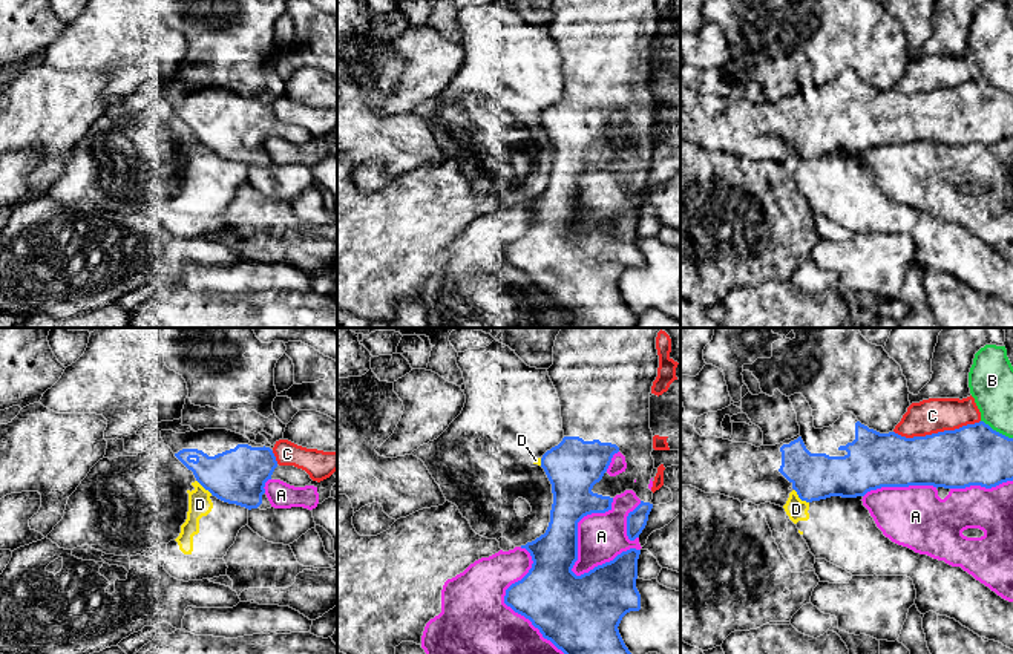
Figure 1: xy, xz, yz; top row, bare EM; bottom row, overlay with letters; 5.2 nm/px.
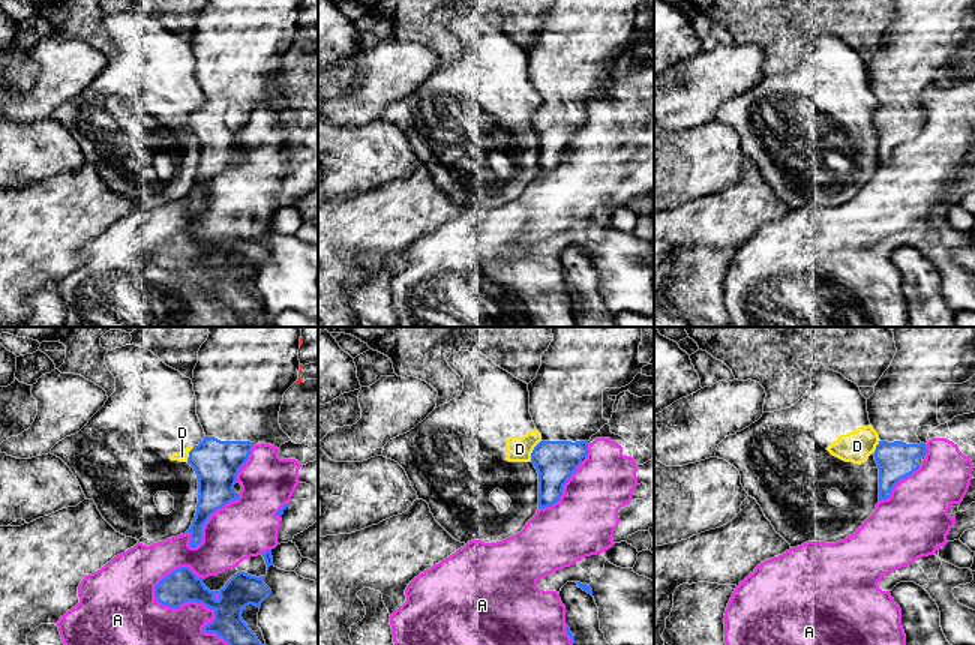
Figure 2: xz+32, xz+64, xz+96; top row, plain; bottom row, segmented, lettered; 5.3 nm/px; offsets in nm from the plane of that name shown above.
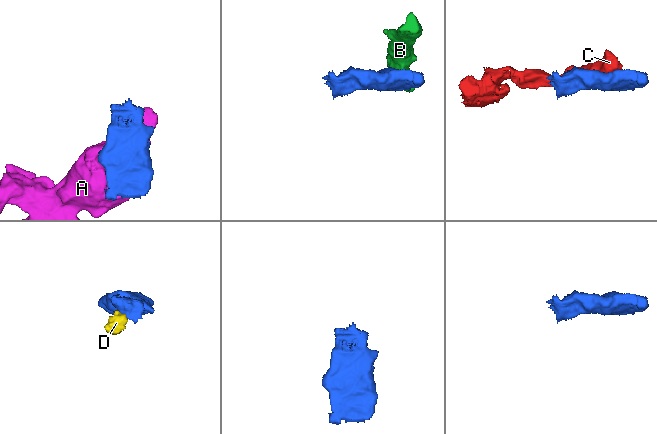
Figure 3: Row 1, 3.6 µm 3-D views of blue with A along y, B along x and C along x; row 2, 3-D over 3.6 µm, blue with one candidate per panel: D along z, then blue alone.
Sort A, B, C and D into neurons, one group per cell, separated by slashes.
A / B / C / D

